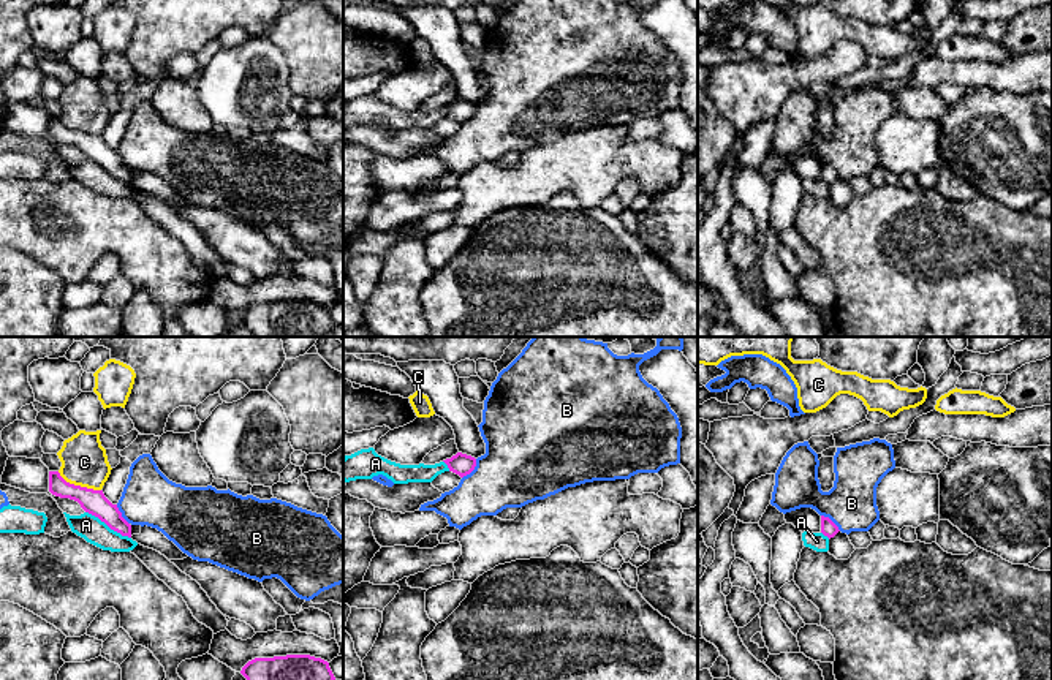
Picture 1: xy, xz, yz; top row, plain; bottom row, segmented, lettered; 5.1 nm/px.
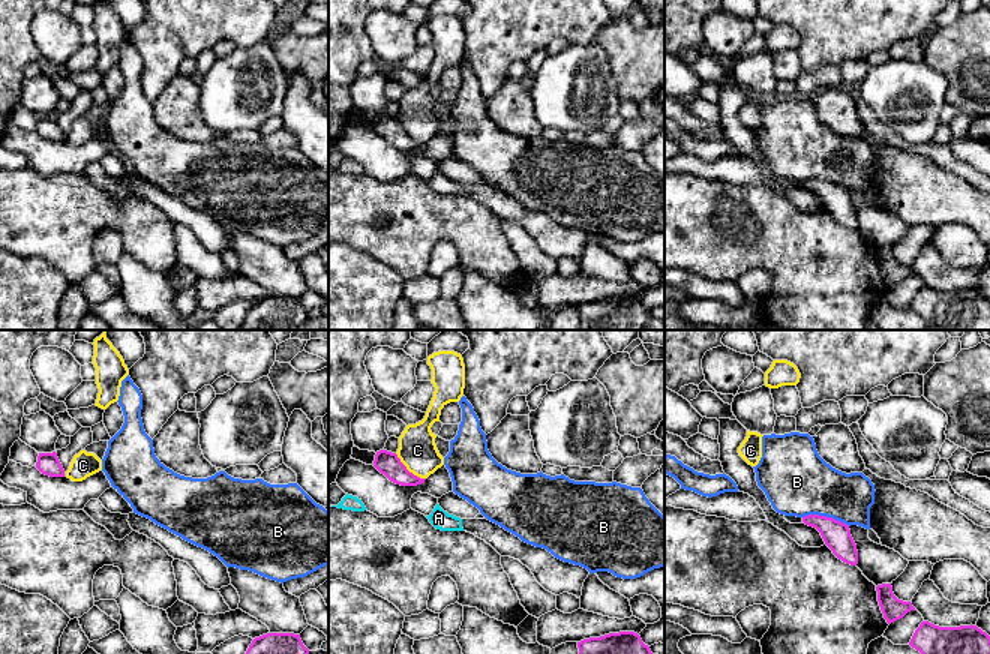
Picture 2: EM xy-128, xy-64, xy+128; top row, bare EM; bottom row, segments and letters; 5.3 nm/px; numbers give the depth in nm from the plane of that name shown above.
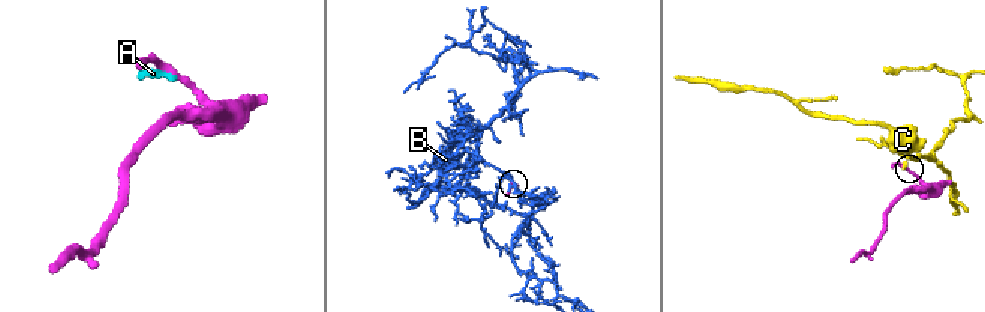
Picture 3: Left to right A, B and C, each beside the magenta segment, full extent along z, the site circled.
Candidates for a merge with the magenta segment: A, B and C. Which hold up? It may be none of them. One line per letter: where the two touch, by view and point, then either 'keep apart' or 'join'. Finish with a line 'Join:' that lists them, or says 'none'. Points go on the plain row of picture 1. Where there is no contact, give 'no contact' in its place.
A: contact xy (108, 171); keep apart
B: contact xz (472, 116); keep apart
C: contact xy (79, 132); keep apart
Join: none

